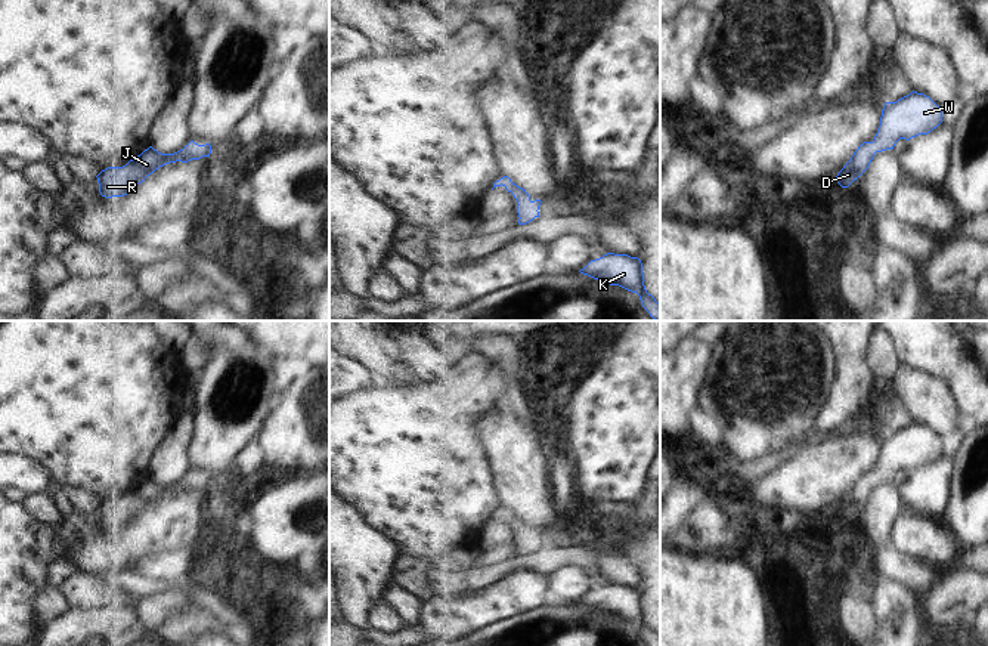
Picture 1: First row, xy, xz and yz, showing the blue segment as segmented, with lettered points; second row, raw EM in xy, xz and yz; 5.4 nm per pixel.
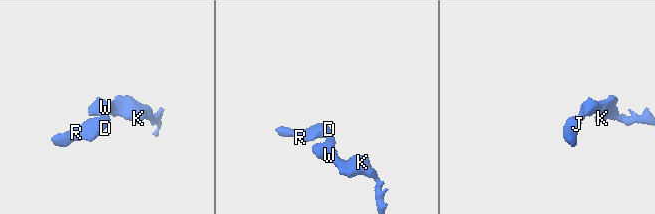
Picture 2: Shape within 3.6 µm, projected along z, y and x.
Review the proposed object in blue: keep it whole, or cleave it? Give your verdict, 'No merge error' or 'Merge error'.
No merge error

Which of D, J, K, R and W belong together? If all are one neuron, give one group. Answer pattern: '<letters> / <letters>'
D J K R W

